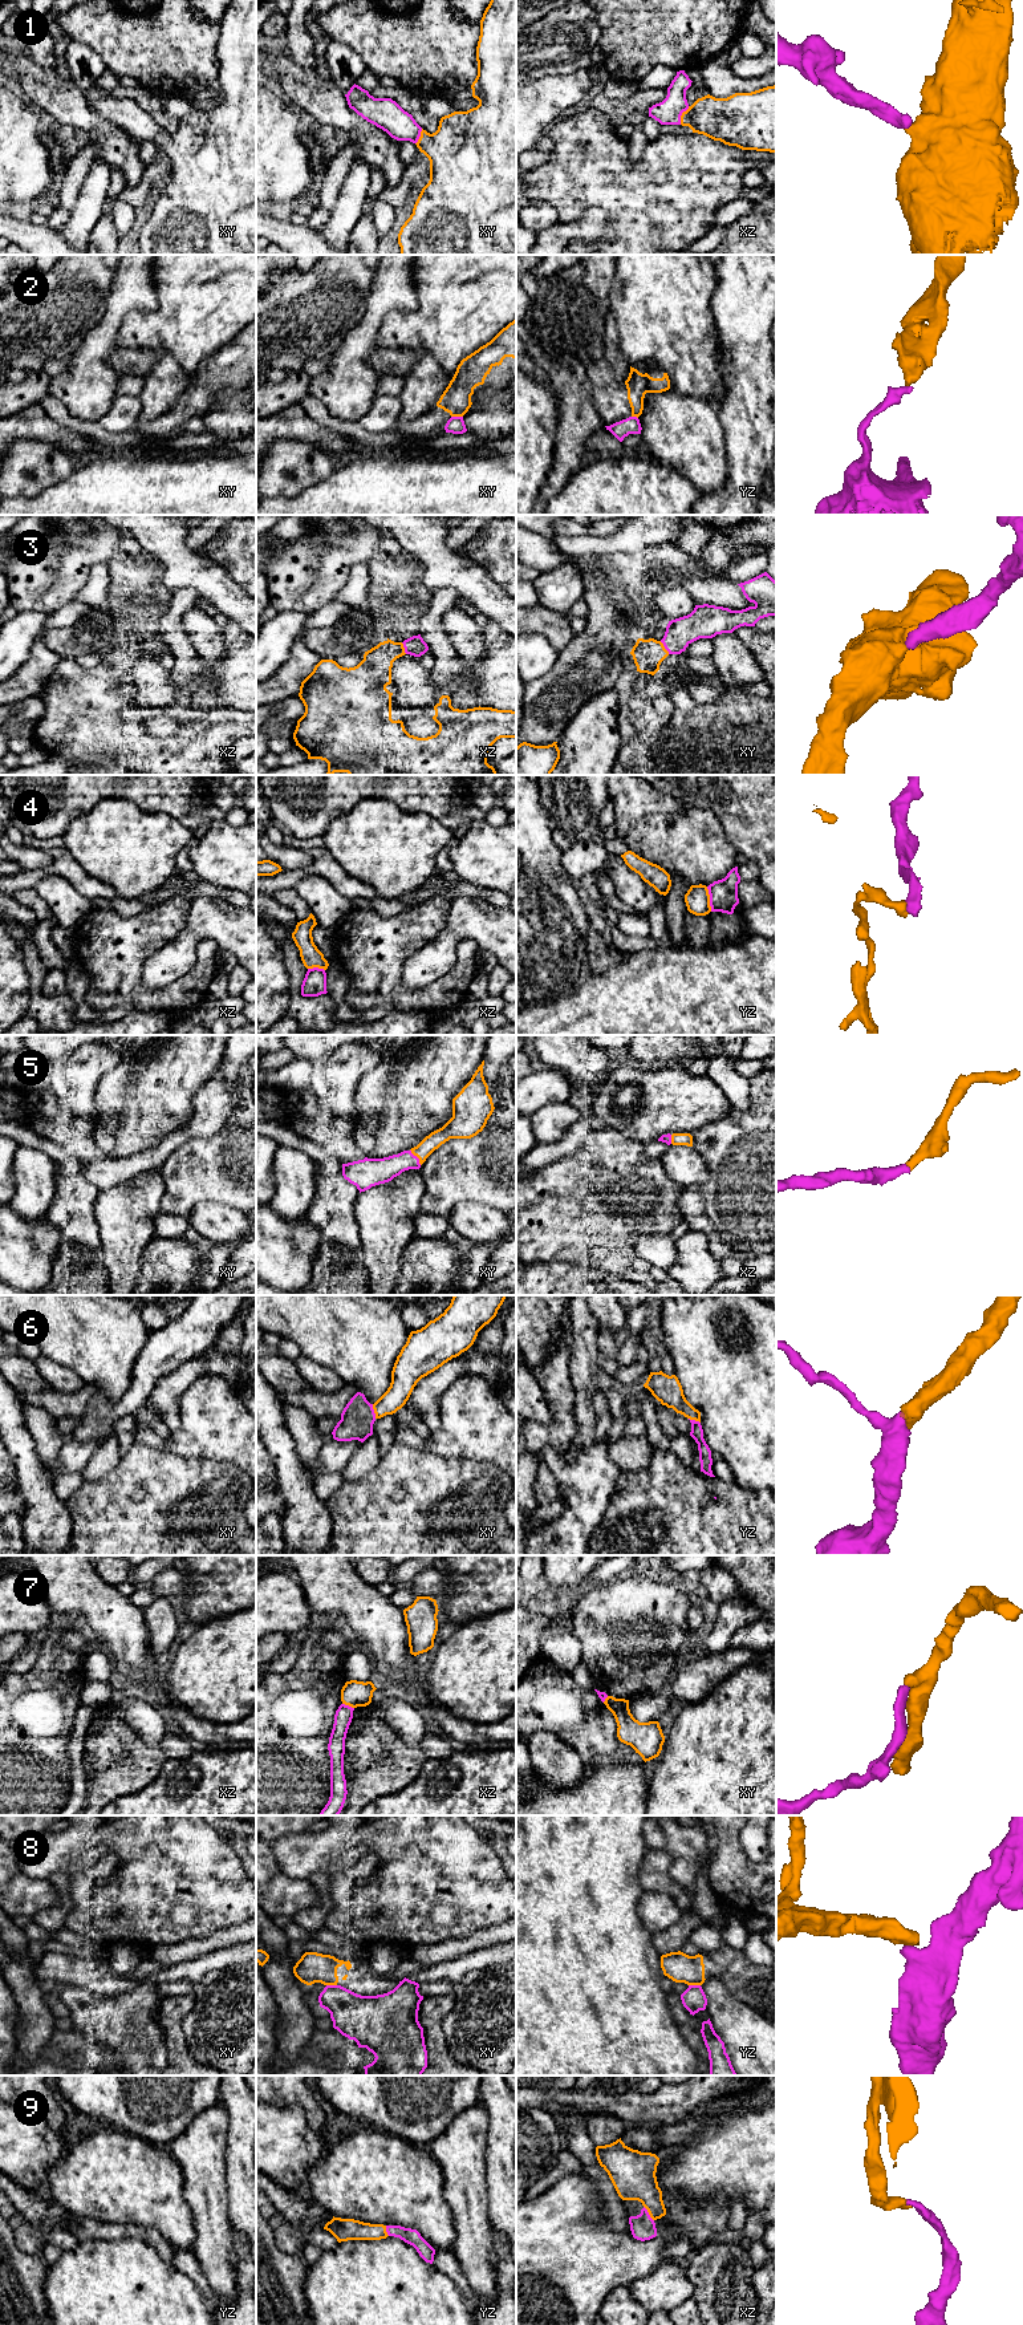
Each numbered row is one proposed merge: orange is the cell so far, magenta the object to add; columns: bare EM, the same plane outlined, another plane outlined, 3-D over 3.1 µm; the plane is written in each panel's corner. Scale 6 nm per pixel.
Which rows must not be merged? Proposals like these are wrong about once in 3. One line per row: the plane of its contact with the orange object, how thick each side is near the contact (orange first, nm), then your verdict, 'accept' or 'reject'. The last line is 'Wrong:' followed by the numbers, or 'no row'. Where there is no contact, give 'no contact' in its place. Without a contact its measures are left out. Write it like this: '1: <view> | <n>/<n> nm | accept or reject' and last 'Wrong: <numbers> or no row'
1: xz | 260/150 nm | accept
2: xy | 180/110 nm | reject
3: xy | 190/170 nm | accept
4: yz | 150/180 nm | reject
5: xy | 100/160 nm | accept
6: xy | 140/200 nm | accept
7: xz | 160/110 nm | reject
8: yz | 180/140 nm | reject
9: xz | 260/150 nm | accept
Wrong: 2, 4, 7, 8

